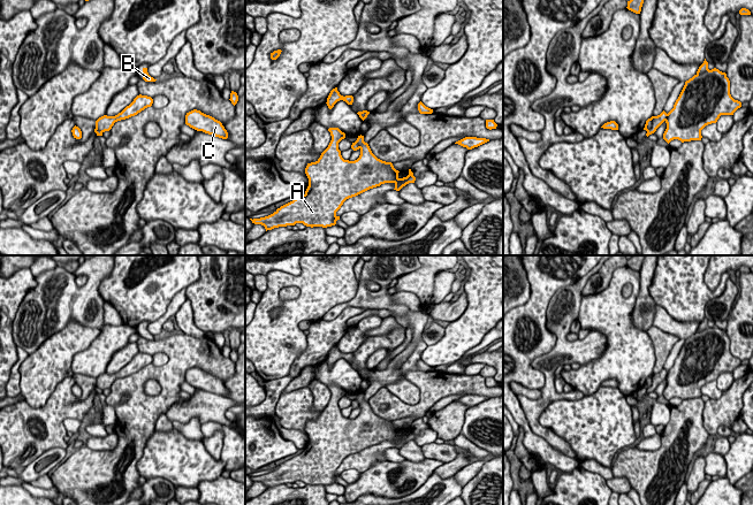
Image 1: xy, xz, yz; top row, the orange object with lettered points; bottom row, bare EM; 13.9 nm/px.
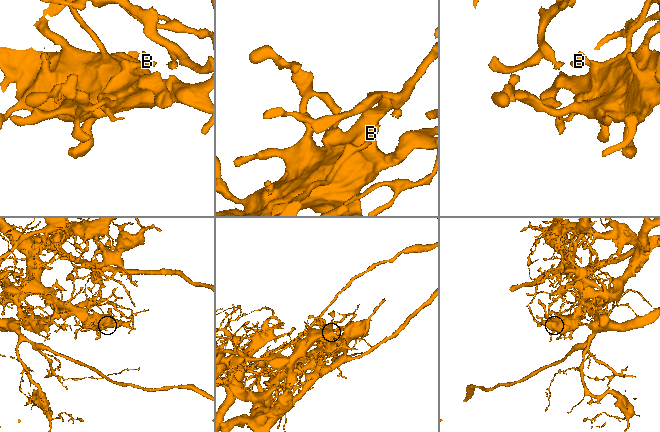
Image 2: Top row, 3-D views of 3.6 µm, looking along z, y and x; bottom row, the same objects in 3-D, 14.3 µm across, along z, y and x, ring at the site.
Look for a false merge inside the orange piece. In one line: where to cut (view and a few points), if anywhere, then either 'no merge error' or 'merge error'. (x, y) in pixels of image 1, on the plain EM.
cut in yz along (708, 327), (697, 331); merge error

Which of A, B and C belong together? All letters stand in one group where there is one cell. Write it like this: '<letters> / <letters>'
A C / B

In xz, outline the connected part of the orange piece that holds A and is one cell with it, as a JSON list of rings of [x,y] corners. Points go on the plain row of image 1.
[[[329,385],[328,389],[332,393],[328,405],[321,411],[315,420],[307,421],[305,426],[305,431],[309,436],[309,444],[305,451],[281,464],[268,474],[253,477],[250,476],[252,481],[264,483],[266,489],[279,484],[295,483],[296,481],[303,481],[311,485],[327,485],[335,483],[336,479],[340,477],[336,469],[347,457],[385,441],[394,441],[394,447],[396,449],[400,449],[409,441],[414,441],[416,435],[411,427],[409,427],[409,433],[406,435],[400,436],[400,429],[394,426],[393,421],[378,416],[372,411],[368,401],[364,399],[364,393],[362,392],[358,393],[356,398],[360,406],[359,415],[355,419],[344,418],[339,407],[339,400],[345,396],[345,391],[339,385]]]

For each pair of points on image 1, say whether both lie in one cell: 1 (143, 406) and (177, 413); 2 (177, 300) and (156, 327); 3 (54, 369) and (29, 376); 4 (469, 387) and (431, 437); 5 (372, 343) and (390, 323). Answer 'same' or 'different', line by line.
1: different
2: same
3: same
4: different
5: different

